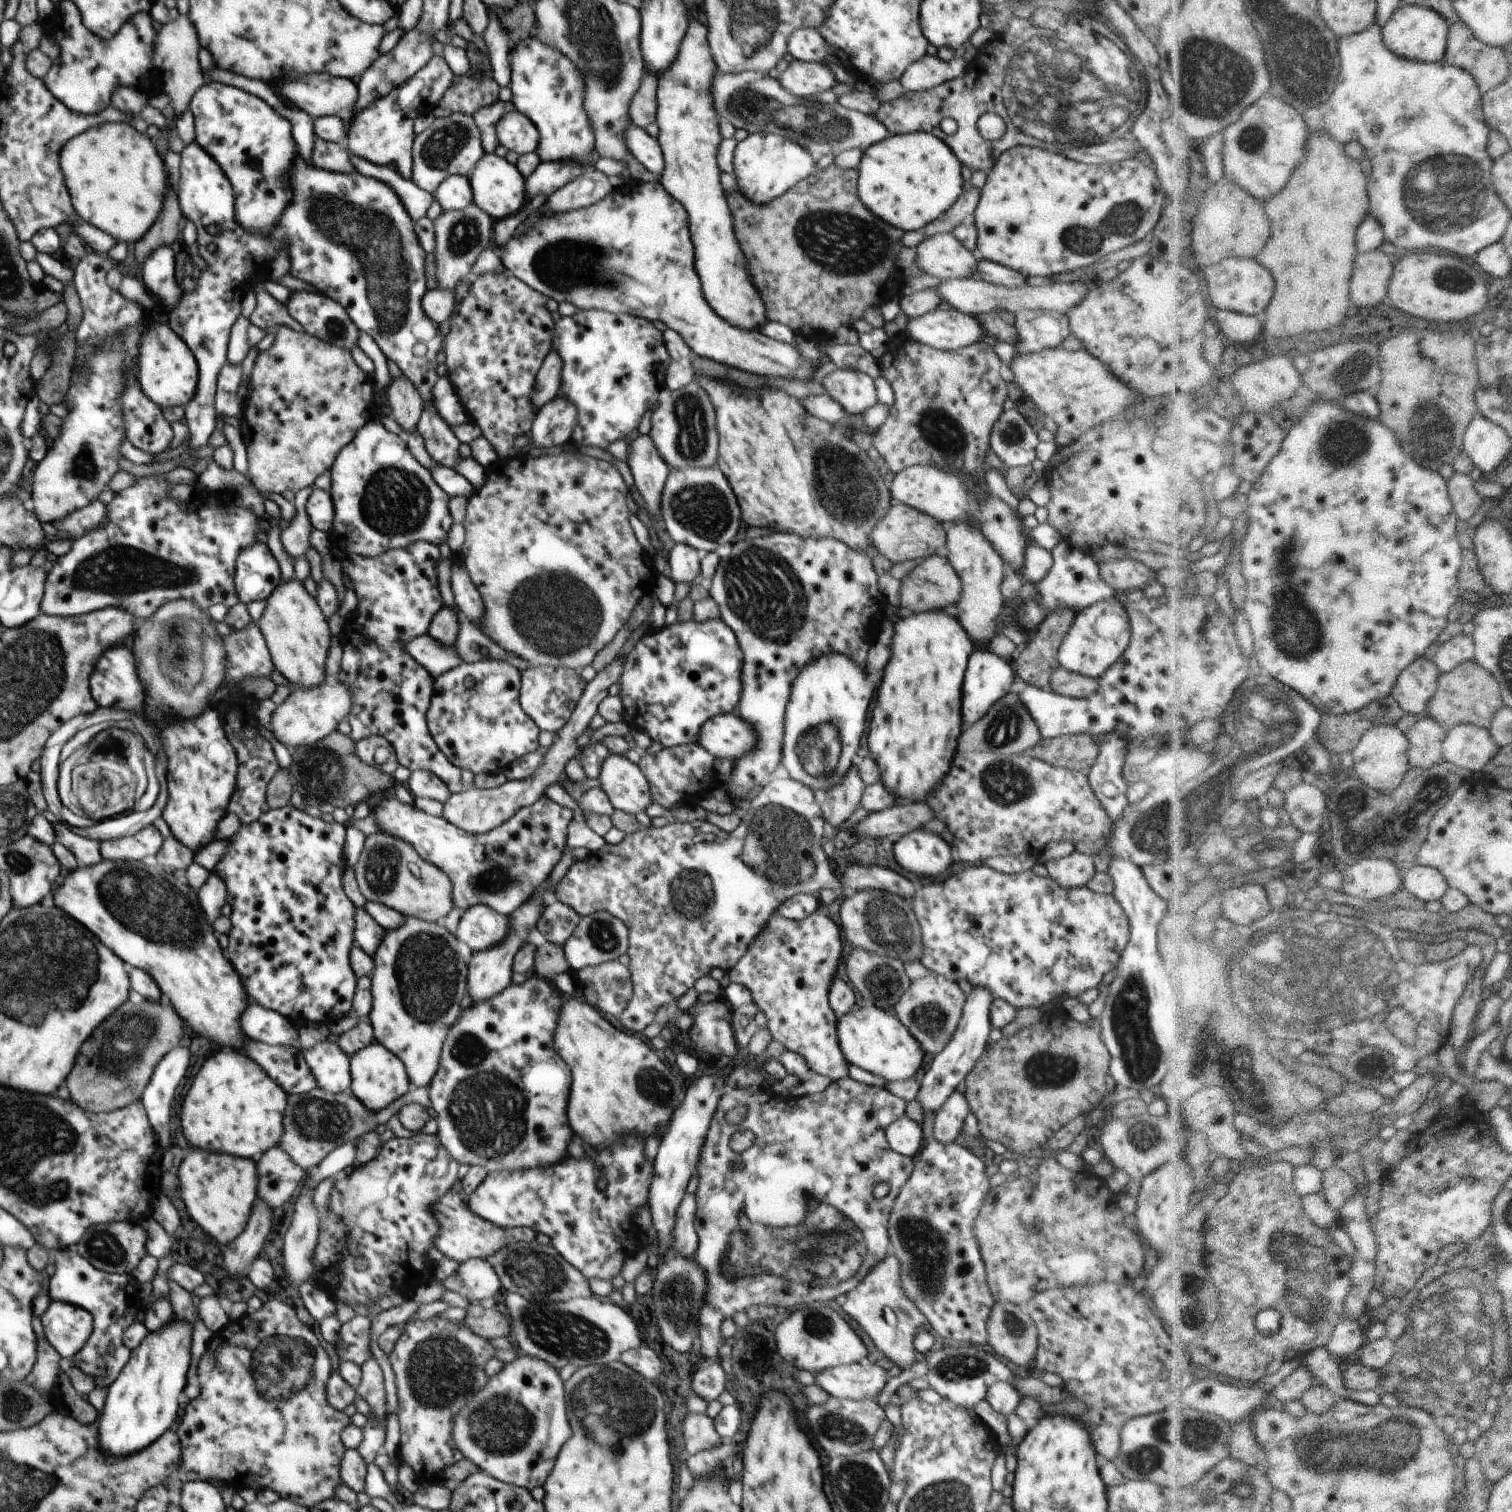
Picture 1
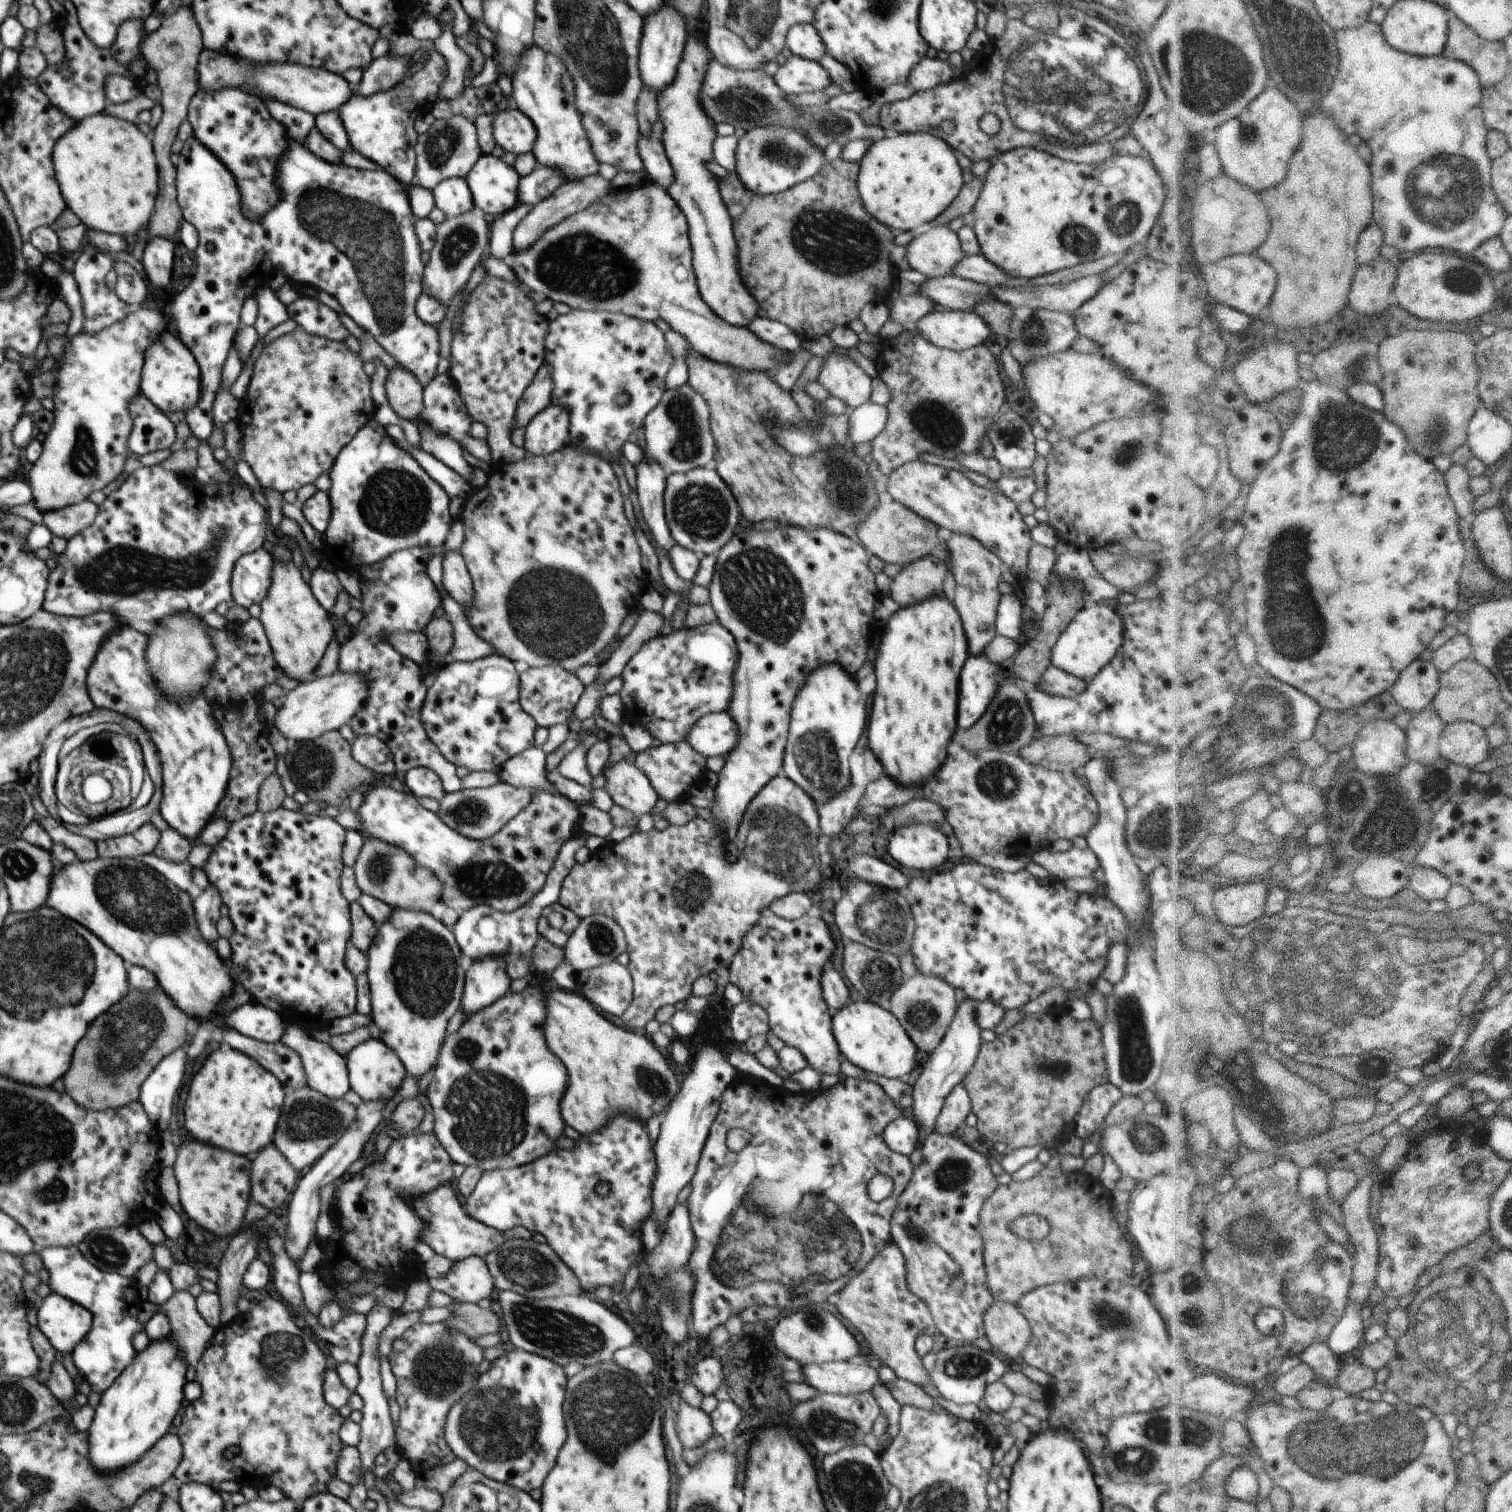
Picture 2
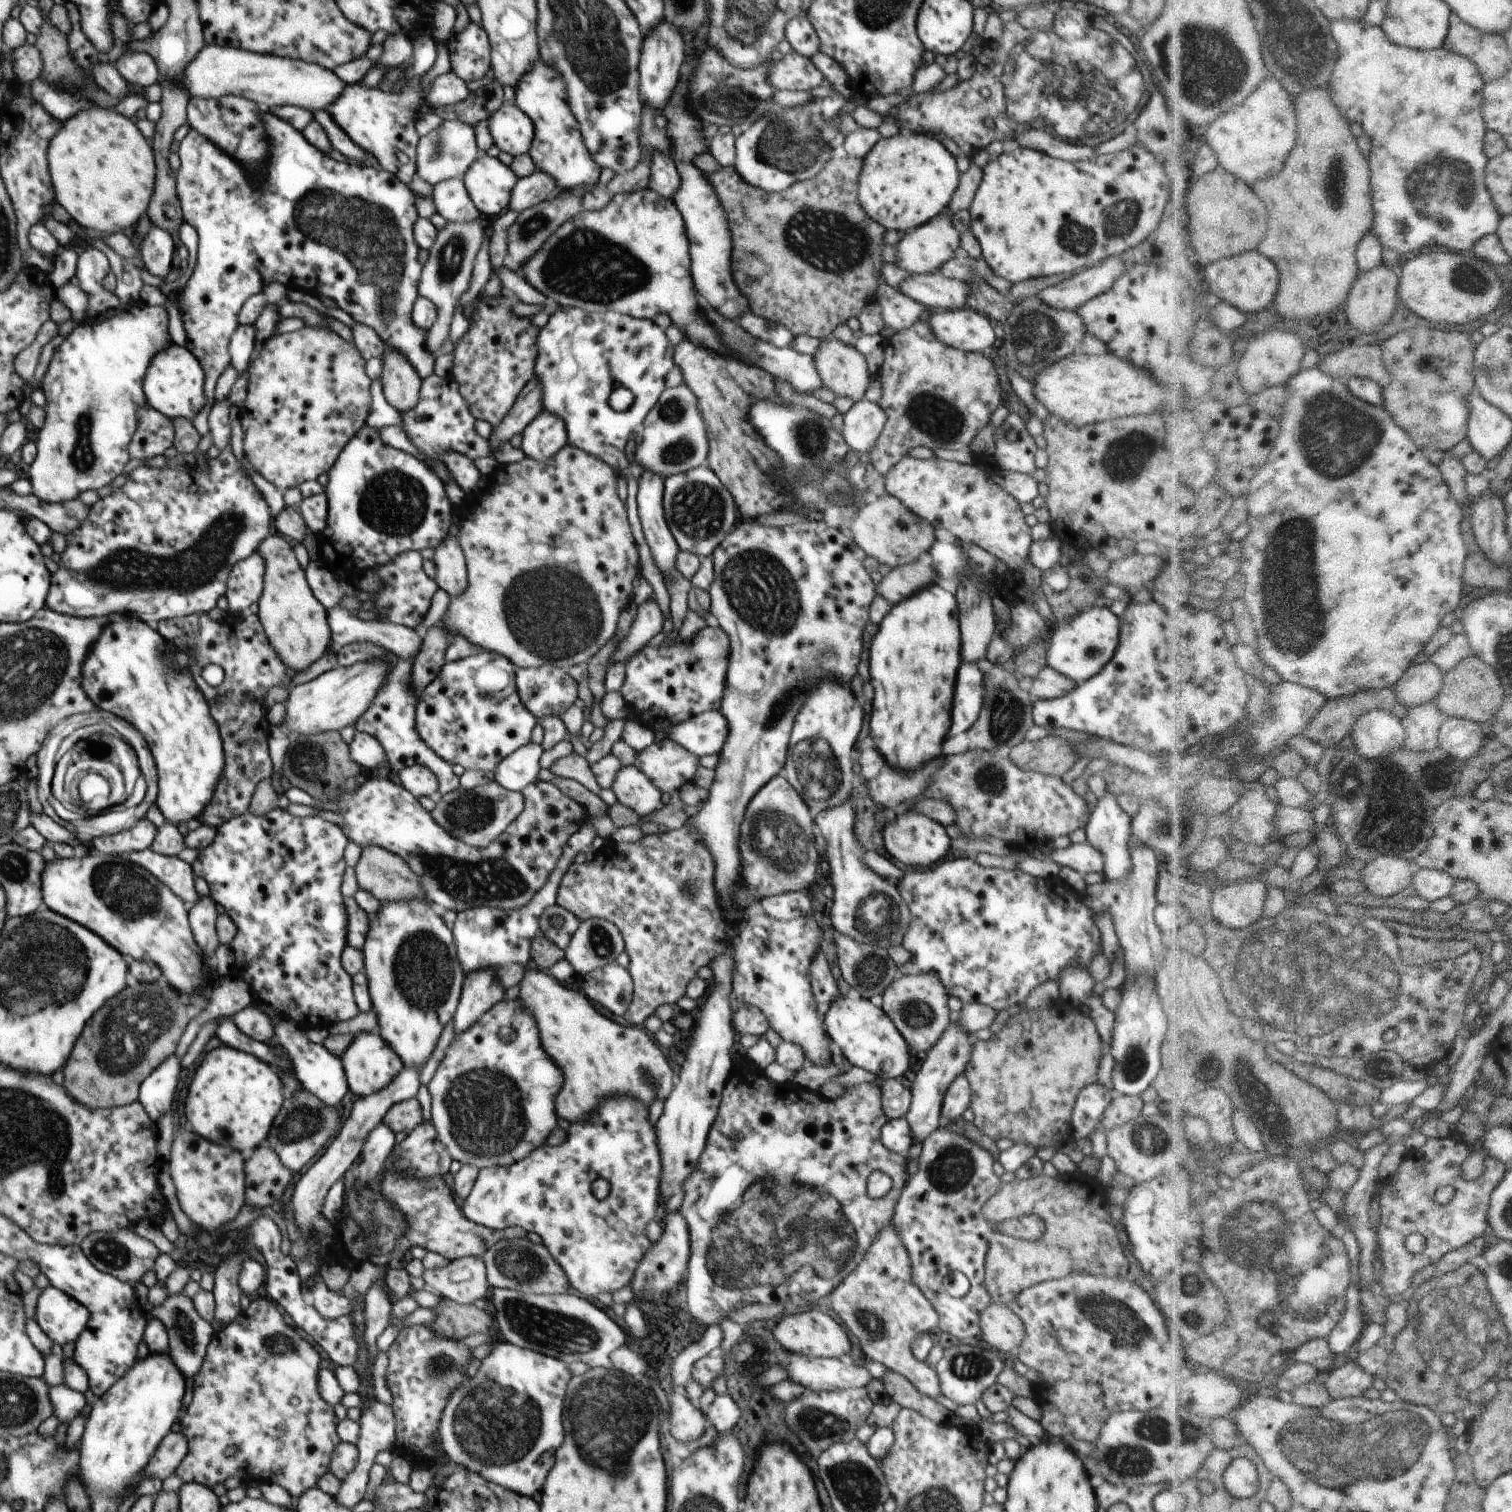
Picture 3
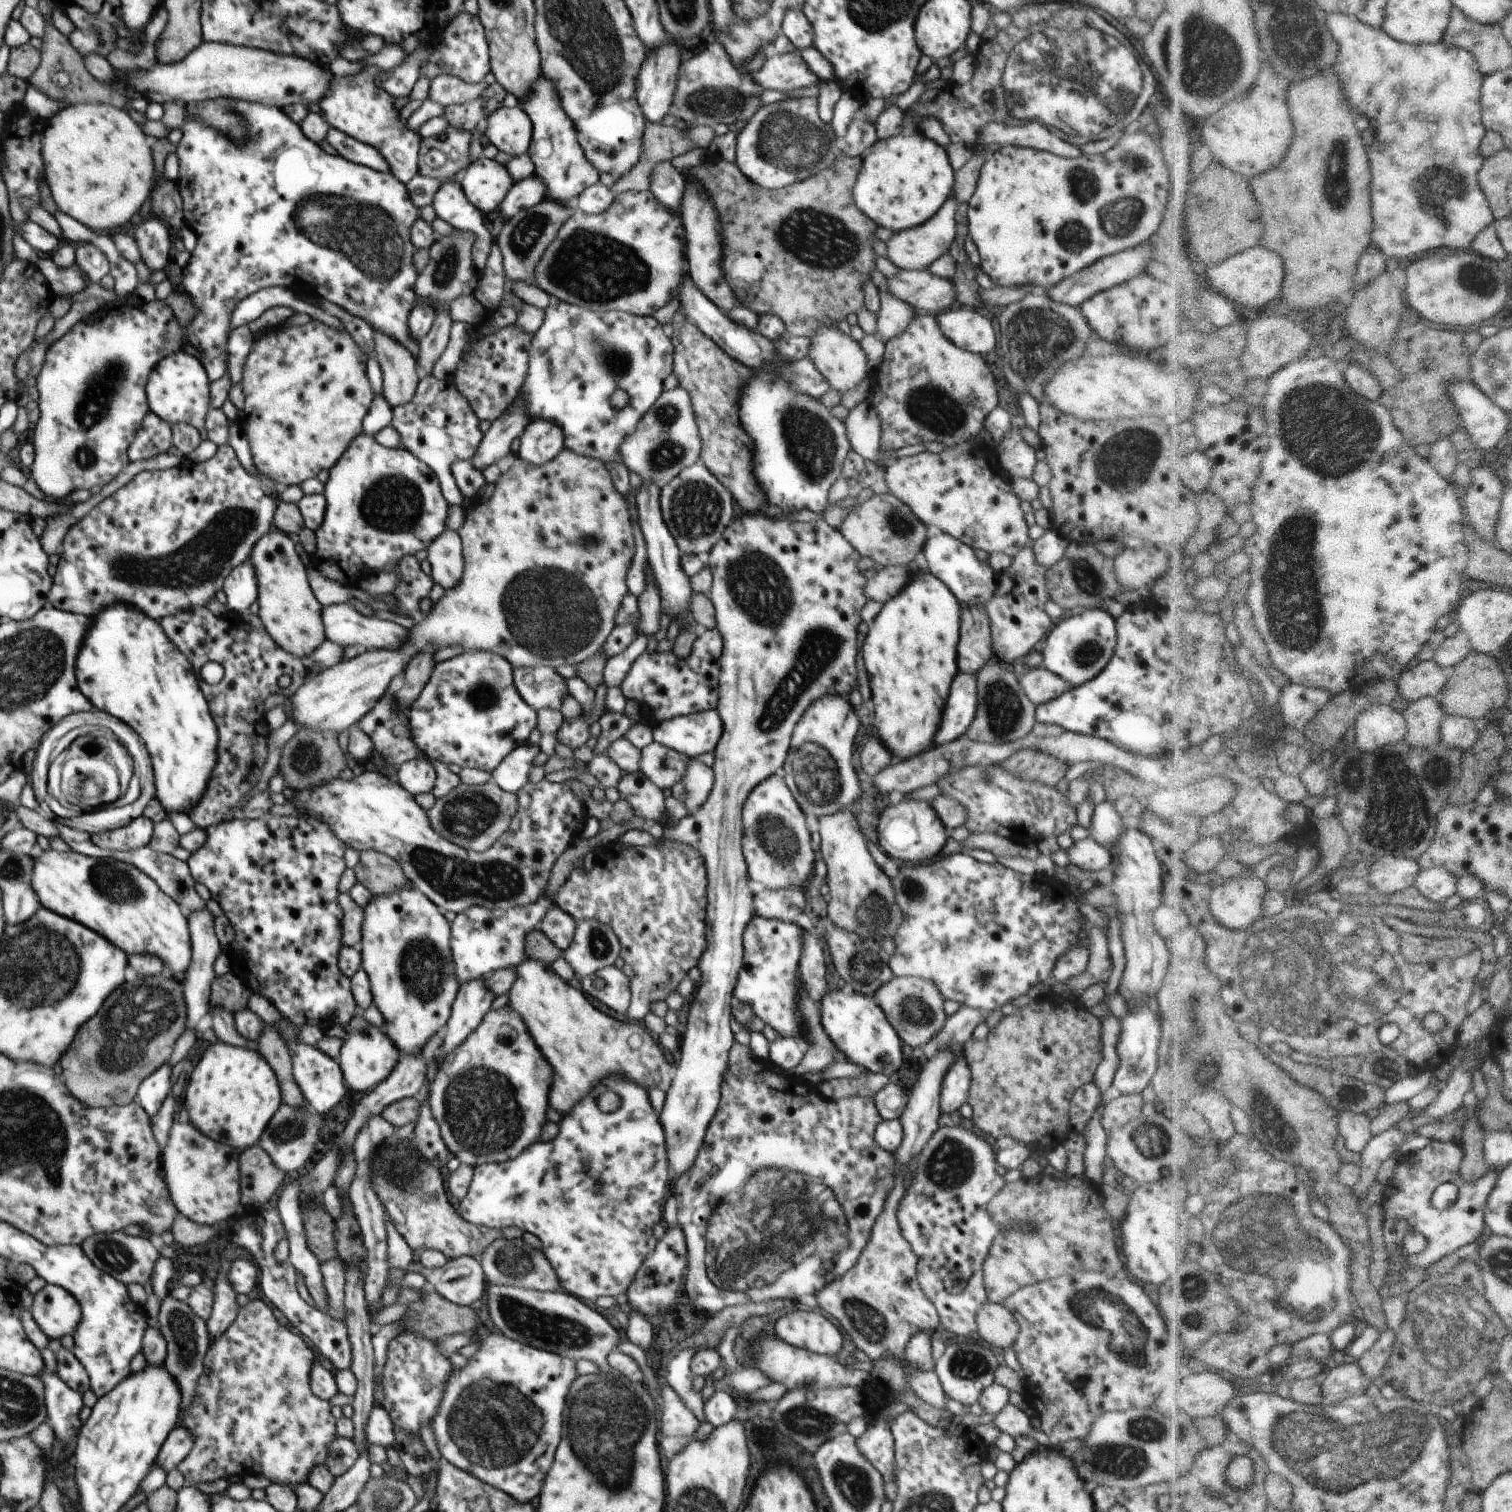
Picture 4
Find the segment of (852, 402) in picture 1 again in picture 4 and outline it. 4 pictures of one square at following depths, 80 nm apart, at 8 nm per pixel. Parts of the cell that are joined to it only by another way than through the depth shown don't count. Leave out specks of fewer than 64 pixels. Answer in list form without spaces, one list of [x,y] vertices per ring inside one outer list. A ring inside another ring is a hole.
[[[819,327],[811,338],[808,356],[831,388],[838,390],[841,394],[856,389],[867,378],[866,373],[870,369],[866,353],[859,342],[854,341],[850,335],[842,333],[837,328]]]

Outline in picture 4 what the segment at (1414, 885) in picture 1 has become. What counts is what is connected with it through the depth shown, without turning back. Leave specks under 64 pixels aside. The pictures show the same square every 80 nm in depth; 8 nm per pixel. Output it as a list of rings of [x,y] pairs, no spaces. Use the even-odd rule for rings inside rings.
[[[1434,867],[1423,869],[1417,880],[1418,888],[1433,901],[1443,903],[1458,893],[1458,876],[1453,875],[1447,868]]]

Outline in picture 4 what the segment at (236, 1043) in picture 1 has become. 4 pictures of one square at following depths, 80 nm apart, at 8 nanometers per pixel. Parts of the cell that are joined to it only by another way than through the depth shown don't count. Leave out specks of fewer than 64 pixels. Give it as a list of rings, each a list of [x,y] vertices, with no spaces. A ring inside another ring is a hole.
[[[51,848],[44,851],[42,856],[33,859],[35,861],[31,885],[42,907],[82,923],[127,955],[152,955],[159,958],[170,968],[171,978],[182,982],[180,974],[185,974],[191,963],[191,936],[187,913],[181,910],[178,902],[162,892],[152,878],[127,862],[108,857],[90,857],[73,850],[63,853]]]

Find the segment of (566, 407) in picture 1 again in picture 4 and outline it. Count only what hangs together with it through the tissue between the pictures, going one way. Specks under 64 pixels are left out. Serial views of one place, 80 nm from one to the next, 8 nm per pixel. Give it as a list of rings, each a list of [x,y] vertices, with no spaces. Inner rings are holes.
[[[534,419],[519,436],[518,456],[531,465],[543,465],[556,458],[565,447],[562,429],[546,419]]]

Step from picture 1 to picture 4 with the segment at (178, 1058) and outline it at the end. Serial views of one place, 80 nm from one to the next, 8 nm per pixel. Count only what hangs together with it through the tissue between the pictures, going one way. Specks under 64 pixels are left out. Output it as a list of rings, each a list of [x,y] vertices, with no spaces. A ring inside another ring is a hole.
[[[169,1062],[164,1063],[158,1070],[147,1076],[138,1087],[133,1102],[140,1103],[150,1117],[158,1114],[162,1102],[171,1094],[172,1067]]]

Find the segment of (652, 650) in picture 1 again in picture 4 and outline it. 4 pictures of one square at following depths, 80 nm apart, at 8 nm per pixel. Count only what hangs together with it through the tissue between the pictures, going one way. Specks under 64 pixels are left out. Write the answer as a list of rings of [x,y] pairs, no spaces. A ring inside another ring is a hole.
[[[701,629],[698,633],[694,644],[692,645],[688,658],[679,658],[671,651],[665,652],[648,652],[644,651],[632,663],[622,684],[619,686],[627,700],[636,701],[641,708],[648,710],[666,710],[666,718],[670,720],[680,715],[689,715],[700,711],[712,710],[717,707],[719,701],[719,674],[720,674],[720,657],[723,651],[723,636],[719,630]]]

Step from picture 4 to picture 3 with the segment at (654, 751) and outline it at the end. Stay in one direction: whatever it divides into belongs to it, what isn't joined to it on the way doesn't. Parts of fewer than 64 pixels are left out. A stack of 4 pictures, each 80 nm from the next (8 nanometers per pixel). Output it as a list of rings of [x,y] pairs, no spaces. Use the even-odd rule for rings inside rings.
[[[670,739],[655,740],[641,750],[634,761],[660,792],[676,792],[692,782],[697,774],[699,757]]]

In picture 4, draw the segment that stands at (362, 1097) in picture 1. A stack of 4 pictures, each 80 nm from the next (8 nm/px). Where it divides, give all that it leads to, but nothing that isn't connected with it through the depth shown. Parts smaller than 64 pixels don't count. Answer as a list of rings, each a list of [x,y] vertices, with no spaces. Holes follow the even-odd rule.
[[[362,1011],[344,1026],[347,1037],[341,1046],[338,1062],[342,1069],[345,1084],[358,1092],[369,1092],[386,1080],[399,1061],[400,1052],[390,1037],[373,1024],[367,1022]]]

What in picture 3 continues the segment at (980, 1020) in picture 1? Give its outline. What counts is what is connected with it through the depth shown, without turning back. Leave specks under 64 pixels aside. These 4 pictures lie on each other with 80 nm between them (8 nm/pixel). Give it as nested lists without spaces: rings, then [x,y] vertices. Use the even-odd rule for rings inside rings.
[[[953,1018],[936,1044],[927,1052],[926,1059],[912,1082],[911,1103],[904,1116],[910,1125],[914,1143],[916,1140],[923,1142],[939,1127],[943,1098],[954,1080],[965,1074],[973,1053],[974,1041],[975,1037],[972,1033],[960,1026]]]

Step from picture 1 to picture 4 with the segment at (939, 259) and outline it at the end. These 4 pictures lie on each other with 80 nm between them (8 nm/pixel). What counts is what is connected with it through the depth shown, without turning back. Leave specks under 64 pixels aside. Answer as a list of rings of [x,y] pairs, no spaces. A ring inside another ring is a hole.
[[[952,192],[948,200],[929,221],[920,226],[895,233],[892,239],[886,243],[886,258],[902,270],[921,271],[927,269],[935,260],[938,260],[951,249],[956,236],[955,212],[957,206]]]

